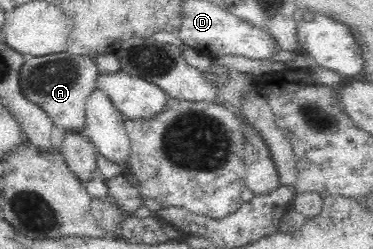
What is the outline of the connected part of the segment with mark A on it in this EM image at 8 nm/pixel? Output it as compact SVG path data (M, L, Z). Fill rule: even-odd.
M68 52L24 57L19 70L22 94L30 102L42 108L56 126L81 134L81 128L86 122L87 98L95 89L95 82L100 74L95 57L71 55Z

